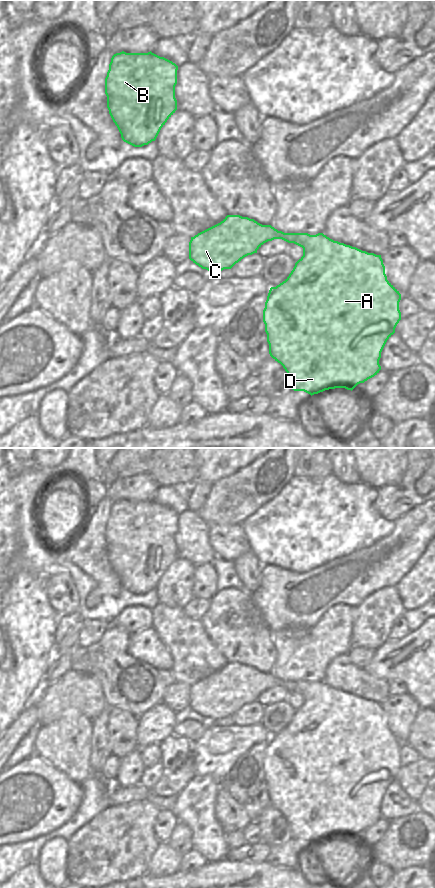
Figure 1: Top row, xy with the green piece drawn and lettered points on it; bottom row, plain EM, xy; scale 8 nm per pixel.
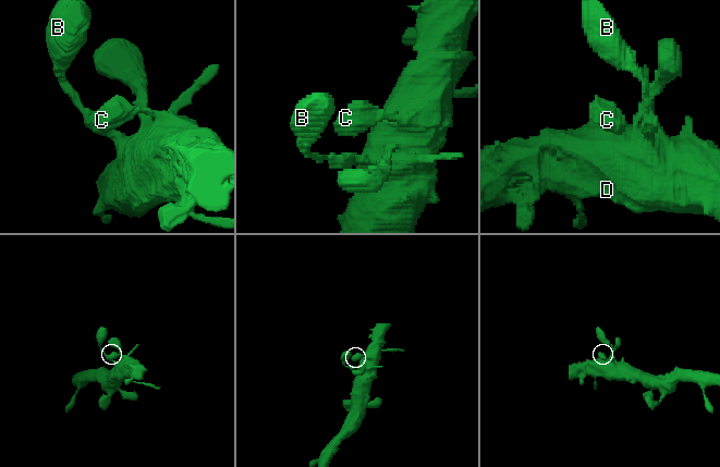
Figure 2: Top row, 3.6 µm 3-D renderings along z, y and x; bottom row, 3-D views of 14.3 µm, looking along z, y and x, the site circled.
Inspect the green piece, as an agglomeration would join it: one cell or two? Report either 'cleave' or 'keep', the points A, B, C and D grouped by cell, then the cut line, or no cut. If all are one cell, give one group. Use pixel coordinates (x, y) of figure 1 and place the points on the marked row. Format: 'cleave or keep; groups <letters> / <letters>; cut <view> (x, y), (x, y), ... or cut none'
keep; groups A B C D; cut none

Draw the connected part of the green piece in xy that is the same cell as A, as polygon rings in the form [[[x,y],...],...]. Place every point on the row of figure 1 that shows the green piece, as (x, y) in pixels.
[[[227,215],[220,223],[191,237],[189,259],[202,269],[216,273],[231,269],[244,257],[257,253],[264,243],[274,239],[302,247],[303,256],[282,283],[270,288],[265,302],[263,322],[270,356],[283,366],[294,391],[304,391],[311,396],[335,388],[352,391],[358,384],[379,373],[381,352],[401,320],[401,294],[387,280],[381,255],[334,241],[323,233],[284,233],[248,217]]]

